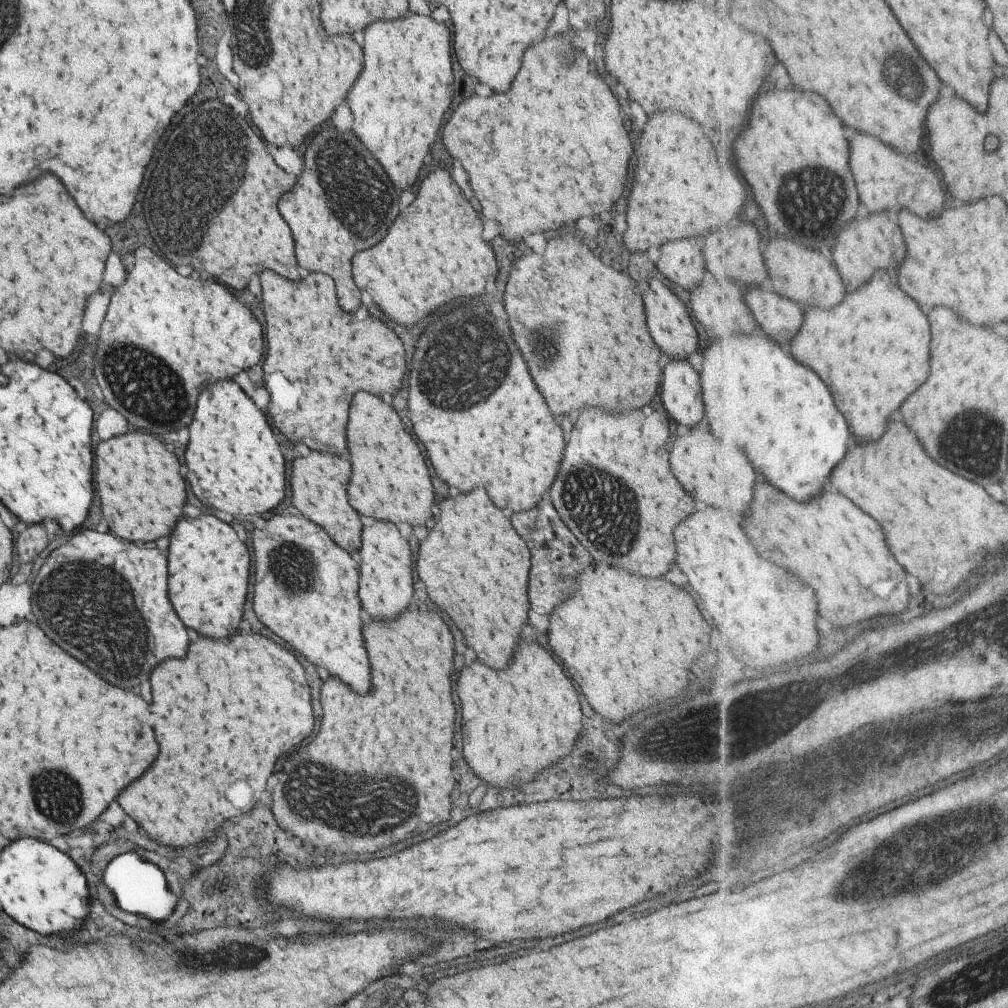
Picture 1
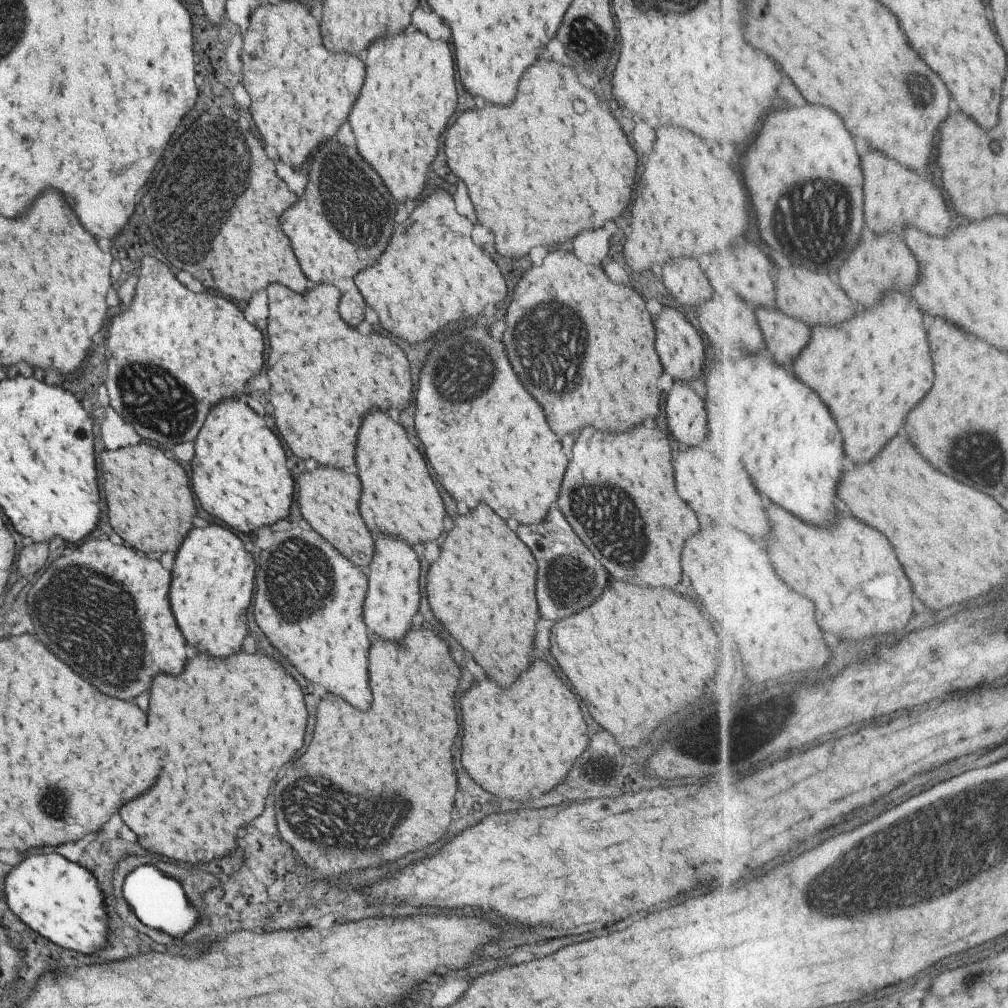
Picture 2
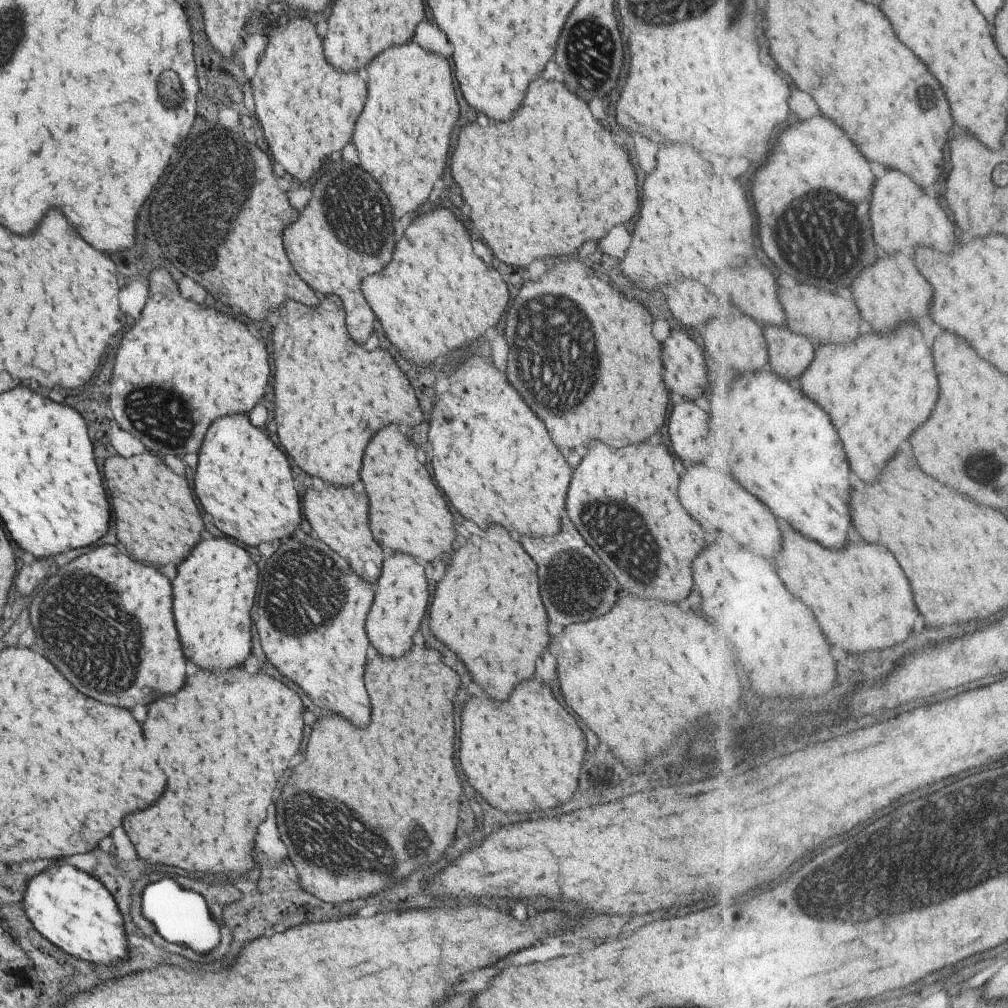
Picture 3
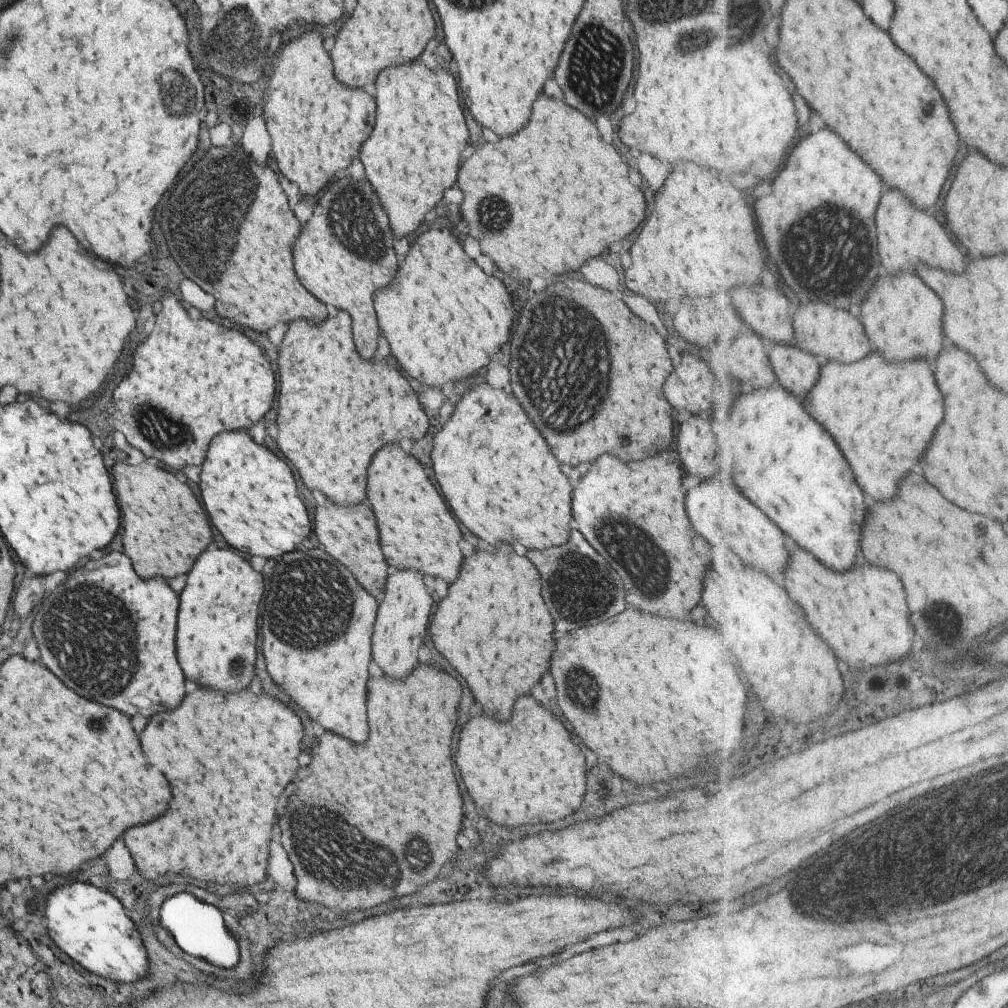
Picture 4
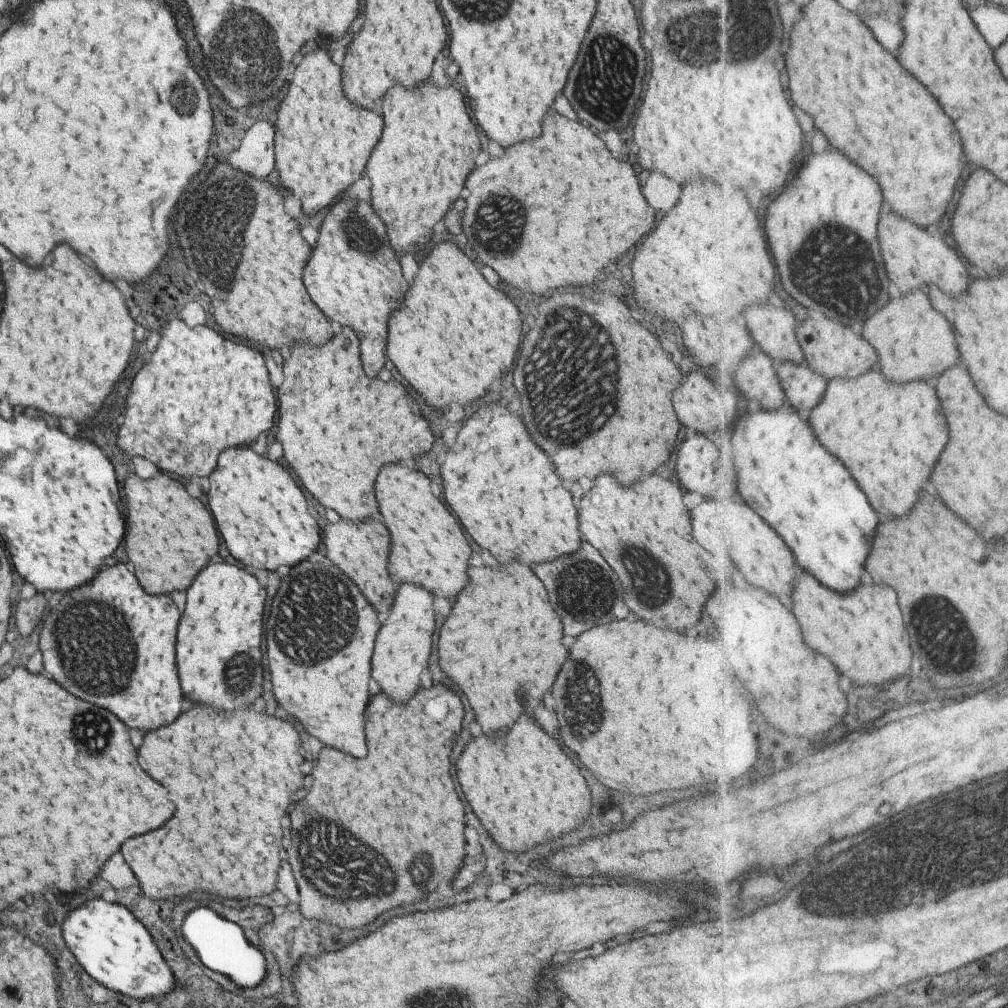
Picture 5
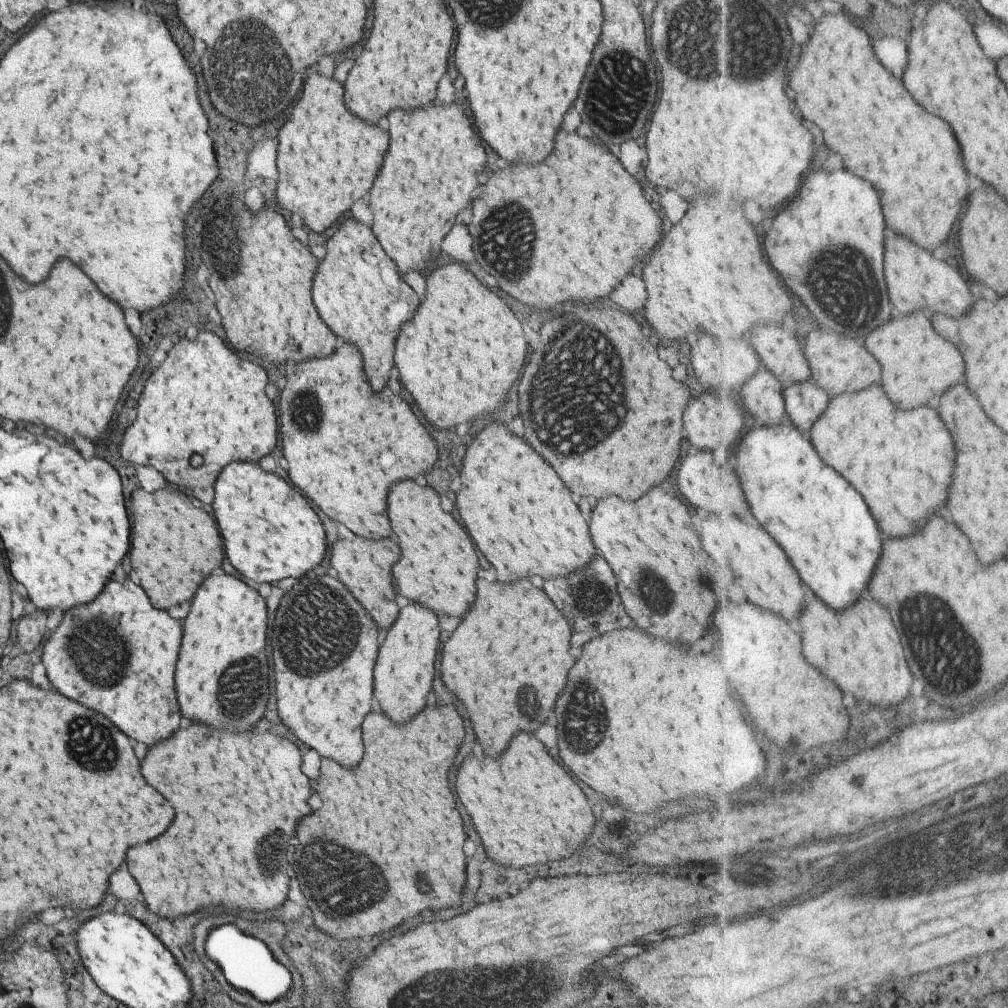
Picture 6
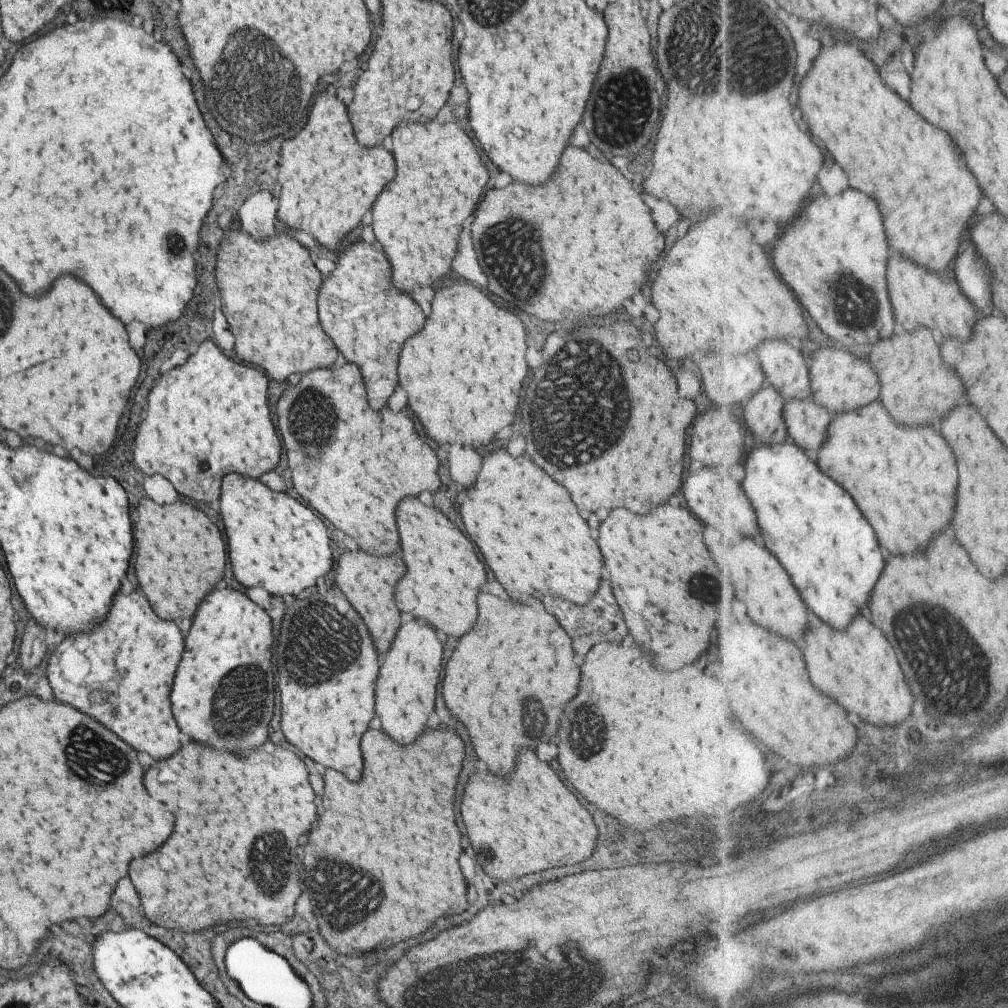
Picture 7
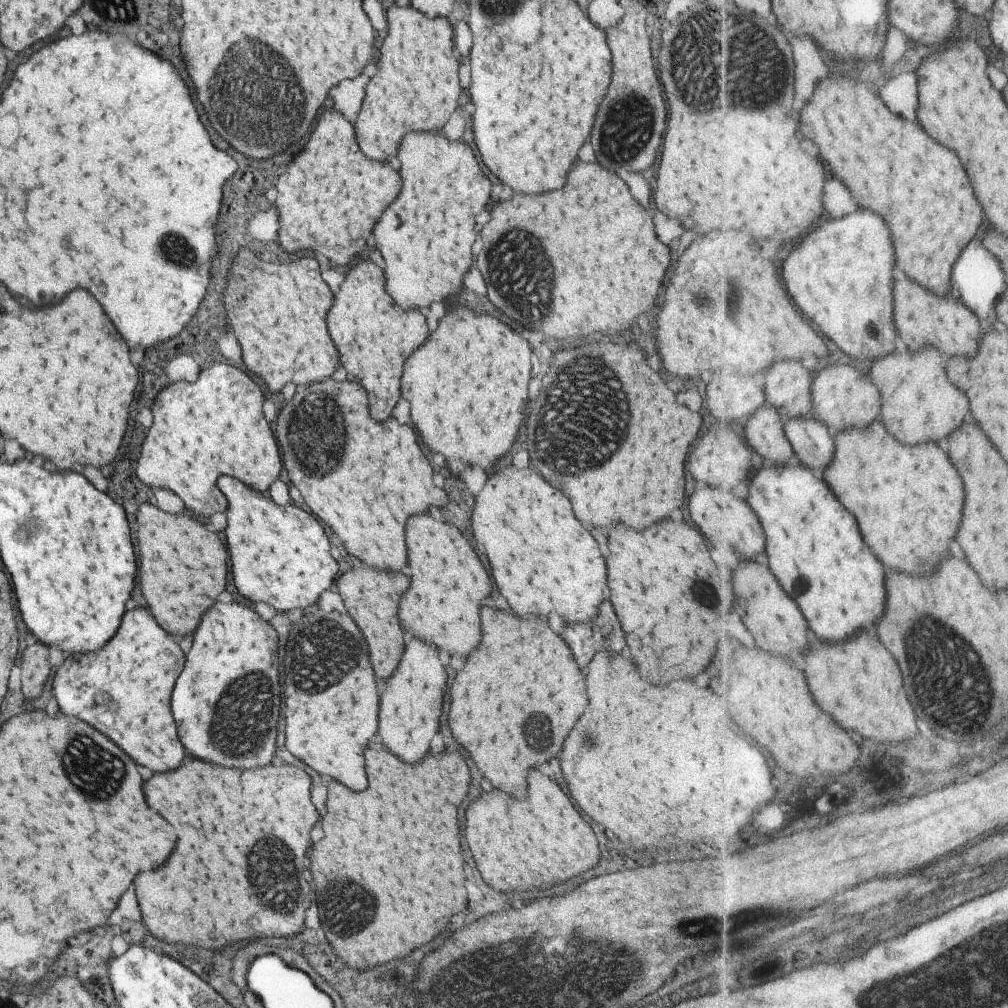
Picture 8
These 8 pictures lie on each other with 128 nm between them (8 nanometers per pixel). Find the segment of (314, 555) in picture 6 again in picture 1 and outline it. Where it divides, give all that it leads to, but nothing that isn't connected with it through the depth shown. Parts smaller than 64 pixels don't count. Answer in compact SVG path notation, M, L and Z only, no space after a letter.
M217 380L199 392L193 420L189 424L189 442L185 446L187 482L201 504L209 504L231 516L253 516L275 508L285 494L285 466L279 444L273 438L267 418L243 394L233 380Z

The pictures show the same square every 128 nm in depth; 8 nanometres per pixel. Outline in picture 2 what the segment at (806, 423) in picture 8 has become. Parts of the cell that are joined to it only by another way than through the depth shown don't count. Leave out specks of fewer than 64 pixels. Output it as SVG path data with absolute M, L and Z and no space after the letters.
M756 307L756 314L767 342L766 353L779 366L793 368L795 360L811 342L812 328L802 320L787 316L779 308Z

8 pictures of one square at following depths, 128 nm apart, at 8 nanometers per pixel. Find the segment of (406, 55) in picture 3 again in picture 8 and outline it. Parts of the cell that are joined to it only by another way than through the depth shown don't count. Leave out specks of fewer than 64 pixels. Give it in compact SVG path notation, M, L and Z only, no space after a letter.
M409 132L397 146L401 192L383 210L373 226L375 246L385 260L385 292L401 308L429 306L433 300L443 300L461 284L463 272L471 264L471 246L477 232L473 232L473 218L489 200L489 180L479 168L473 152L463 142L449 142L439 134Z

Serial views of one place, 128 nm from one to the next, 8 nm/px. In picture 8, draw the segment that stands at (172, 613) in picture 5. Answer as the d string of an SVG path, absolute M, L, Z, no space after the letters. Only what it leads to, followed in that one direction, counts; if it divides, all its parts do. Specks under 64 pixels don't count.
M135 606L125 610L115 636L105 646L89 654L64 656L63 663L53 669L50 681L63 714L79 716L127 752L131 760L153 772L163 772L177 768L183 760L183 748L169 712L171 686L181 666L183 654L173 636L163 632L145 608Z

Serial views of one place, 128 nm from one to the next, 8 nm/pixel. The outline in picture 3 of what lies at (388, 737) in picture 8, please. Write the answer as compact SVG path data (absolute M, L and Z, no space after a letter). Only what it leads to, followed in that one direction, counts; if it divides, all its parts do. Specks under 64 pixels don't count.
M391 552L383 558L381 574L375 581L373 602L365 618L365 634L373 648L383 656L403 656L411 646L411 636L417 632L417 626L427 608L427 586L423 568L407 554Z

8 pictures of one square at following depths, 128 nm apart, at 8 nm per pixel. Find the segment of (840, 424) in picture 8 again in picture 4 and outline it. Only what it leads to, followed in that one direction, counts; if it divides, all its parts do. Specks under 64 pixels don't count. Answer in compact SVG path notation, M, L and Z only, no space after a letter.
M801 302L798 309L794 310L795 340L797 346L813 354L821 363L829 362L855 362L865 358L871 352L871 342L865 334L865 326L853 316L849 310L841 310L823 302Z

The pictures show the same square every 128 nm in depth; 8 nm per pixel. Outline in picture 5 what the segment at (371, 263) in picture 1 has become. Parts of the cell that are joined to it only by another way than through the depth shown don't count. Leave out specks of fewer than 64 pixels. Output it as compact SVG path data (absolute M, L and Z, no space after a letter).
M437 242L419 262L413 288L415 290L405 292L399 310L389 314L387 358L431 408L445 408L451 402L476 401L489 388L493 378L501 378L515 358L521 336L517 308L503 292L489 286L471 260L449 242Z

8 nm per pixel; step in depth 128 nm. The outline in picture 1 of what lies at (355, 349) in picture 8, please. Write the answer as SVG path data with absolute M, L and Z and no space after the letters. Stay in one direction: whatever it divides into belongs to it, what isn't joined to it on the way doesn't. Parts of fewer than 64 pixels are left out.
M329 124L311 138L303 154L303 172L299 174L293 188L281 194L281 198L277 201L279 216L287 224L293 239L297 264L309 273L315 273L317 270L329 274L331 280L335 282L335 294L339 306L347 312L359 306L359 290L351 282L349 262L357 250L373 246L387 232L387 226L397 216L397 198L399 196L395 192L395 186L387 178L385 170L377 164L371 152L359 142L359 138L355 138L351 130L339 132L335 126Z

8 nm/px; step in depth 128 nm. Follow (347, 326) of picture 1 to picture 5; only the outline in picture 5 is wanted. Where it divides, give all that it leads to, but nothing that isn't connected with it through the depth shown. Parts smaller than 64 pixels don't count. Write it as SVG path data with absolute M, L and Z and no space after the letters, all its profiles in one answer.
M335 322L331 325L335 336L323 344L323 346L293 346L289 352L289 358L283 362L283 382L277 390L277 430L275 430L275 442L281 446L283 450L283 458L287 462L287 466L291 468L291 472L295 474L295 478L303 484L303 488L321 504L321 506L329 506L331 510L335 510L341 518L349 518L349 520L363 520L365 516L373 514L377 510L377 504L375 504L375 498L373 498L373 478L379 470L381 464L387 464L387 462L395 462L395 460L403 460L407 456L415 458L415 456L421 456L425 450L431 448L431 442L433 442L434 434L429 430L427 421L421 418L419 414L419 408L417 404L413 402L413 412L411 412L411 396L407 394L407 390L395 382L395 380L387 380L387 382L381 382L377 378L367 378L361 370L361 362L359 362L359 342L357 342L357 336L351 328L341 328L341 326Z

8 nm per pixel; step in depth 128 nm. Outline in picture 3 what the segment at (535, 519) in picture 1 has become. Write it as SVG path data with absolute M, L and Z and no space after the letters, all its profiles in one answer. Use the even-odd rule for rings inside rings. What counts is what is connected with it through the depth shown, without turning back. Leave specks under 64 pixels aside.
M561 518L559 532L555 536L539 536L539 538L527 538L521 536L523 550L535 560L537 574L539 574L539 596L547 610L549 624L565 626L571 622L583 622L591 616L601 616L609 610L609 606L615 602L617 594L617 580L611 572L601 564L601 560L595 556L595 552L583 542L583 538L573 528L571 520ZM563 538L563 540L561 540ZM567 542L567 552L565 552ZM563 562L563 564L561 564ZM575 582L577 582L577 598L575 594Z

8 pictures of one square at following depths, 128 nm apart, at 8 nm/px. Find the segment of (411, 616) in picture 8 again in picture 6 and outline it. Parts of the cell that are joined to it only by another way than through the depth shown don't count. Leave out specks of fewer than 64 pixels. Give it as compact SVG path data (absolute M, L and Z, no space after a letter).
M399 480L389 486L387 494L389 494L387 516L399 544L399 560L391 568L391 576L397 592L409 600L425 604L431 610L439 610L449 616L461 616L467 610L467 604L471 604L475 594L473 582L477 574L477 556L471 538L465 534L465 530L457 524L457 520L451 514L439 508L437 494L431 488L419 486L413 480Z

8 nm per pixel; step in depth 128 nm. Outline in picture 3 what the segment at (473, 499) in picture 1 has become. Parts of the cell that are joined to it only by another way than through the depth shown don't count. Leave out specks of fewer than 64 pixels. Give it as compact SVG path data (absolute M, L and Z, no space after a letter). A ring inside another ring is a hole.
M491 524L479 538L469 538L467 544L469 552L467 546L457 548L443 578L435 584L433 602L429 604L429 630L463 660L475 680L479 678L477 684L489 698L505 700L515 684L533 676L535 658L547 644L547 616L537 594L535 564L497 524ZM495 642L509 642L511 660L507 664L499 656L503 648L493 648ZM477 668L485 668L485 676L491 680L481 680Z

